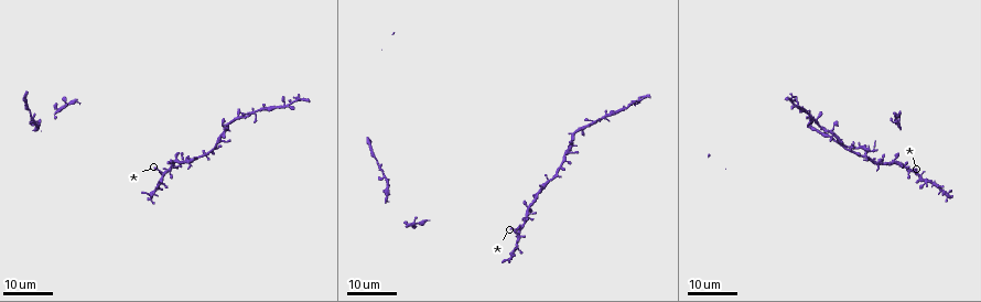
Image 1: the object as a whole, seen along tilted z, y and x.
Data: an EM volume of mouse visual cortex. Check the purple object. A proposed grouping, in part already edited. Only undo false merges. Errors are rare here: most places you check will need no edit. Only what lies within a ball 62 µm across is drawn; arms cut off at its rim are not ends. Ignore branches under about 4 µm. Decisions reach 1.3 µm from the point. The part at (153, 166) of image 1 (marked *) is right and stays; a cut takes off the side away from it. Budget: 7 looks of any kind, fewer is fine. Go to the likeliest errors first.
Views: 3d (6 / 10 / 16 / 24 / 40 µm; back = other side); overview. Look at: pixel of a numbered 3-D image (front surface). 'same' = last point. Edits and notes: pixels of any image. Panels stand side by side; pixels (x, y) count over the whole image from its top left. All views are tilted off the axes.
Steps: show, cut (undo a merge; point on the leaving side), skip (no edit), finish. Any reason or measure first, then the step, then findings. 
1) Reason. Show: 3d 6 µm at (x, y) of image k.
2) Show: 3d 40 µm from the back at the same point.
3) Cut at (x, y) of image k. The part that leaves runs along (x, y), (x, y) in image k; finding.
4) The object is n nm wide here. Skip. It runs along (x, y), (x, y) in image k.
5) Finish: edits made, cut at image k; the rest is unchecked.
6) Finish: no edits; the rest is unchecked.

Show: 3d 16 µm at (916, 174) of image 1.

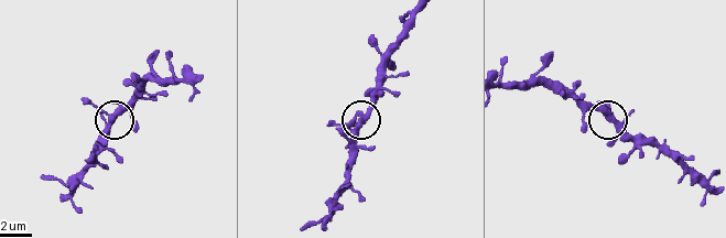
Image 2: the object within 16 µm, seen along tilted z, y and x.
Show: 3d 10 µm at (111, 120) of image 2.

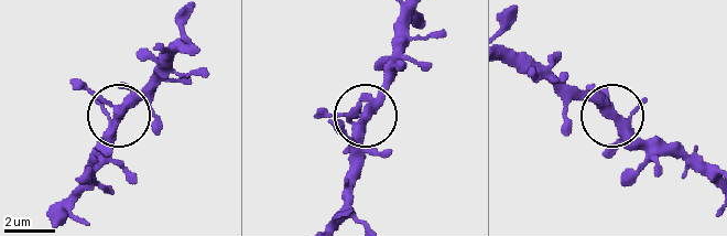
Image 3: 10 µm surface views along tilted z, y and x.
Skip. It runs along (314, 118), (364, 116), (367, 125), (356, 150) in image 3; all the same neuron.

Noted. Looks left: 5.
Small branch off a trunk. Show: 3d 16 µm at (251, 116) of image 1.

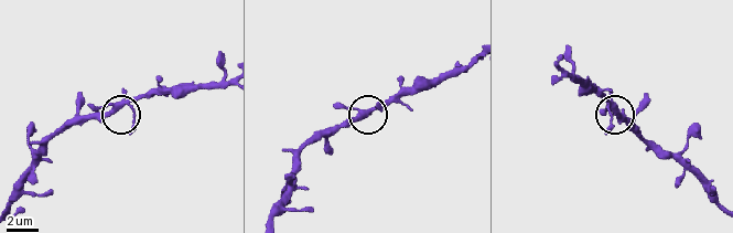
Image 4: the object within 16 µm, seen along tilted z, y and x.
Closer look. Show: 3d 6 µm at (117, 107) of image 4.

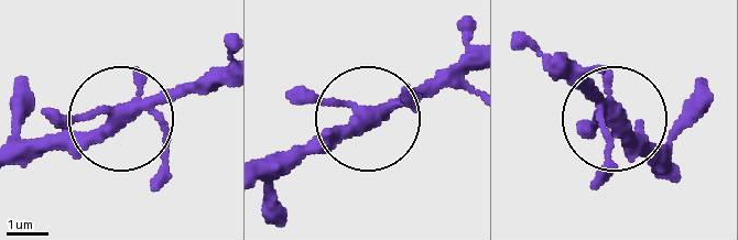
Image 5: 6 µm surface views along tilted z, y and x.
Skip. It runs along (270, 172), (343, 142), (440, 77) in image 5; continuous, no second neuron.

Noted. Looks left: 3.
A narrow waist. Show: 3d 16 µm at (231, 123) of image 1.

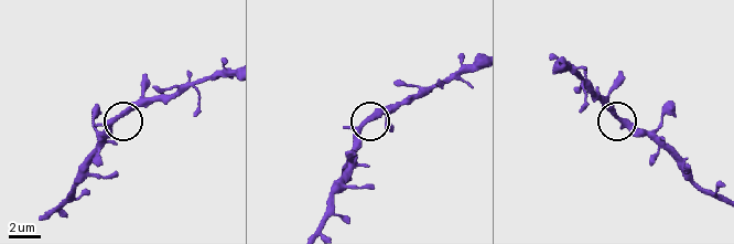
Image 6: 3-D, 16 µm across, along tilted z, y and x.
Show: 3d 10 µm at (118, 119) of image 6.

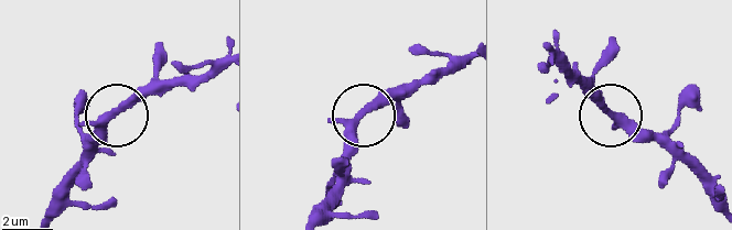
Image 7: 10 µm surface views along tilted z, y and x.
The object is 260 nm wide here. Skip. One neuron here.

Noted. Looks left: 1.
Finish: no edits; the rest is unchecked.

